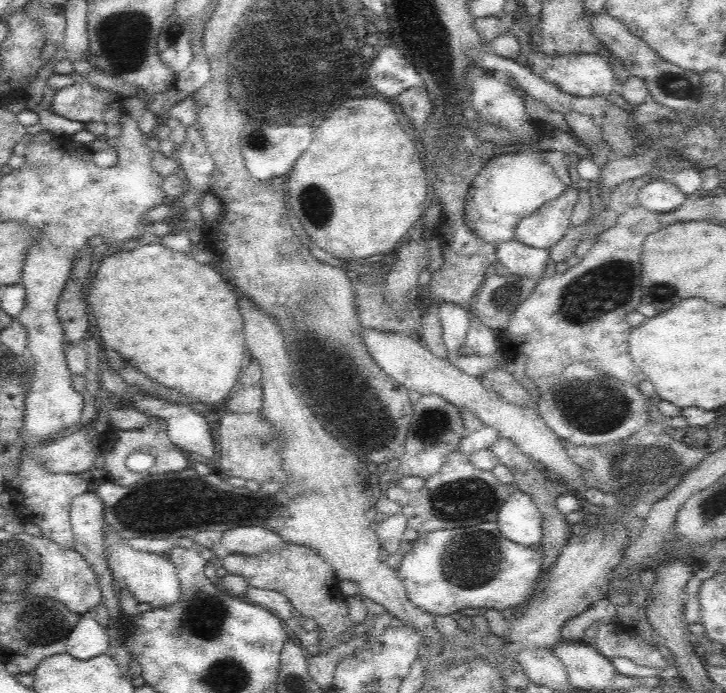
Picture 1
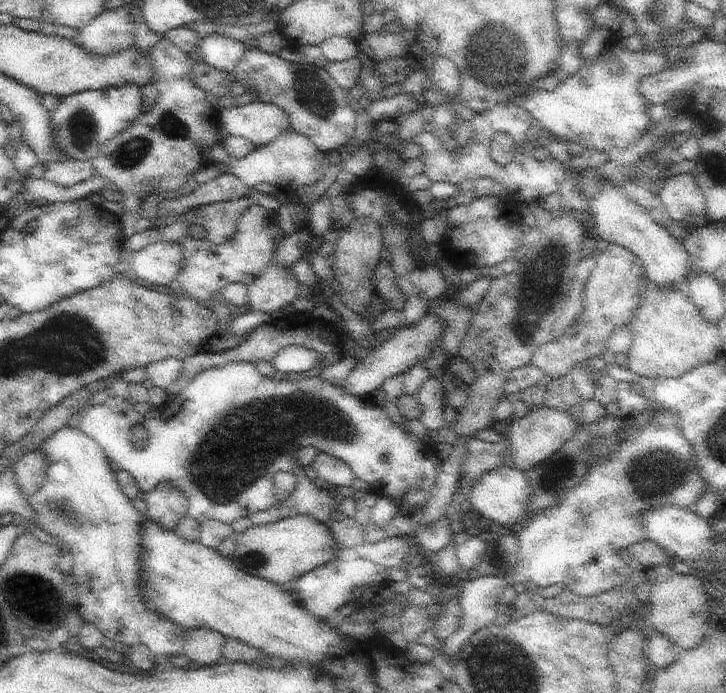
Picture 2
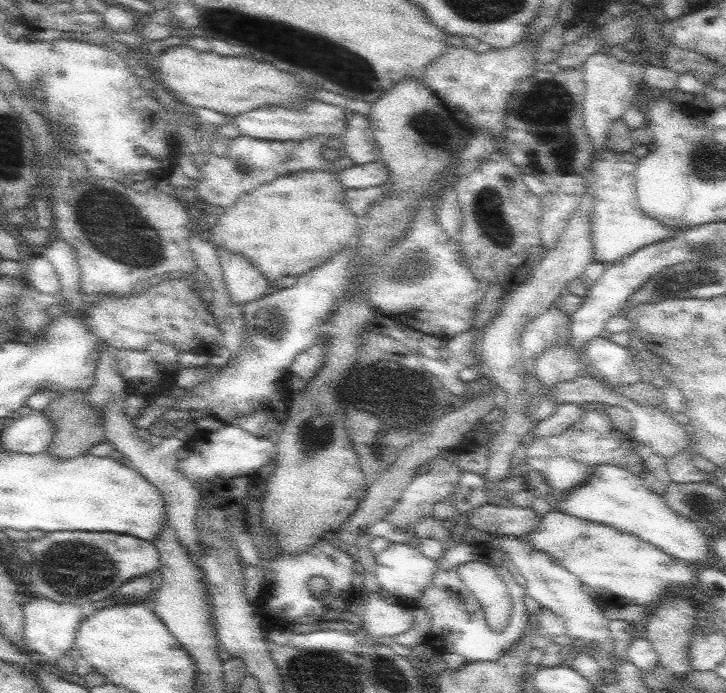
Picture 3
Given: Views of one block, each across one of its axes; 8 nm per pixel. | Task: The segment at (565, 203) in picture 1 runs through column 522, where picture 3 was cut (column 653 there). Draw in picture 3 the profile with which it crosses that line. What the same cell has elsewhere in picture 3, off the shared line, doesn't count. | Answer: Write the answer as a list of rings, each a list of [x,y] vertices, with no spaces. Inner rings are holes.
[[[604,145],[601,153],[590,165],[591,169],[585,172],[585,182],[593,192],[593,211],[589,217],[594,243],[594,262],[607,265],[620,262],[645,246],[668,240],[684,231],[666,226],[644,214],[635,189],[639,158],[633,151],[618,154]]]

